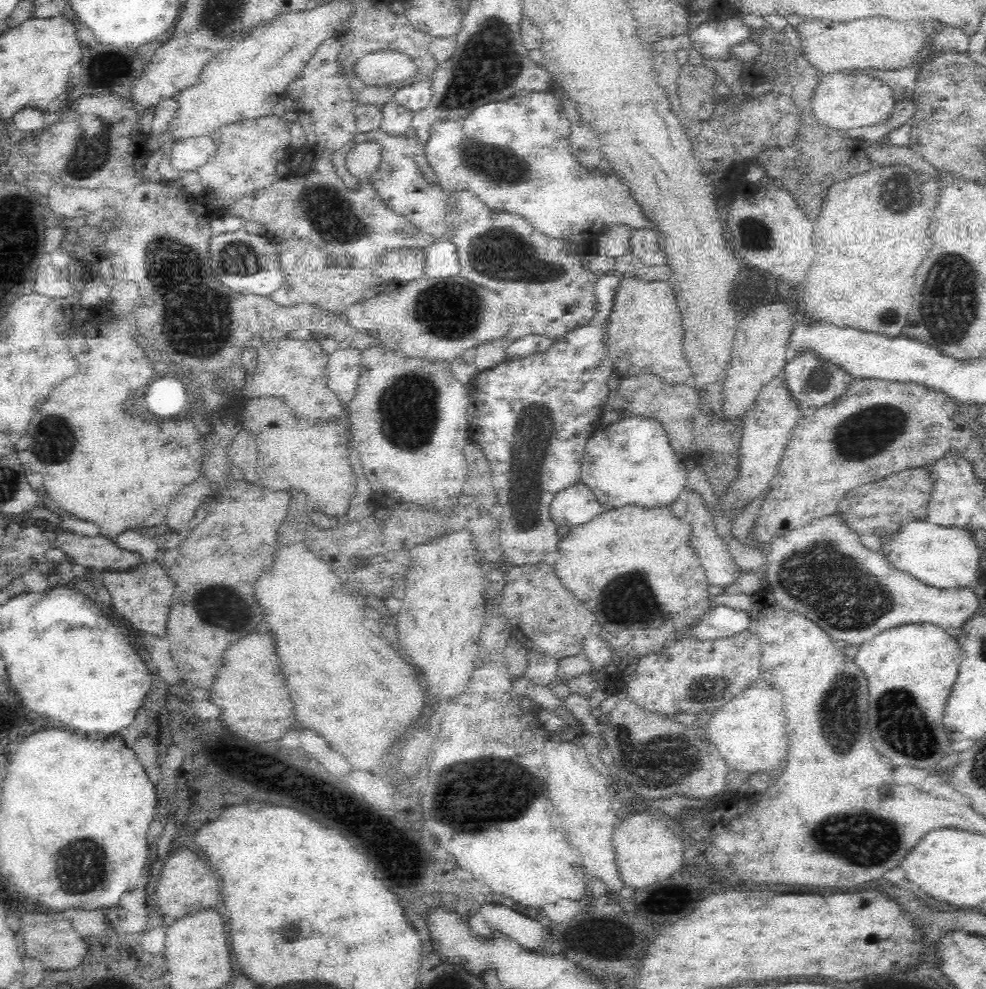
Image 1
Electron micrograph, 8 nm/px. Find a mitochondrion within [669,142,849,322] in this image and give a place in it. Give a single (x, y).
(757, 233)

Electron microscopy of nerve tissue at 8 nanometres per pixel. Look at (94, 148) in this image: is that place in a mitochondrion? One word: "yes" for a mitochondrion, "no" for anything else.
yes

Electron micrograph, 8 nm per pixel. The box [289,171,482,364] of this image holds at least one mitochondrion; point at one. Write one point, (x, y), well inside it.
(334, 219)

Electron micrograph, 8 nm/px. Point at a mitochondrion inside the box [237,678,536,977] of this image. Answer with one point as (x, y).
(293, 929)

